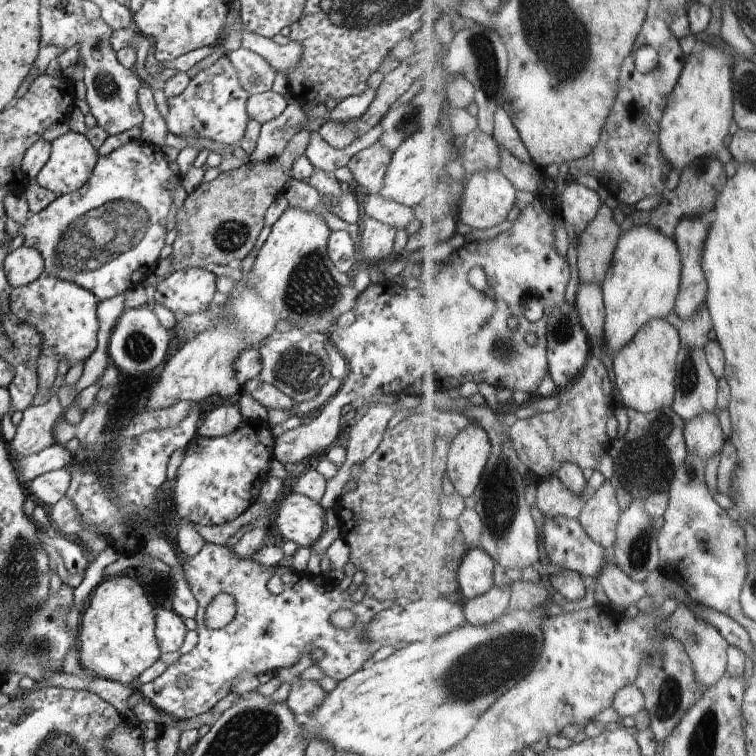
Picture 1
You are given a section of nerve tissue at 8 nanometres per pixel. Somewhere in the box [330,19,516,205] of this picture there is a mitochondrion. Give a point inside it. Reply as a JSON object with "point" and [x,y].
{"point":[483,56]}

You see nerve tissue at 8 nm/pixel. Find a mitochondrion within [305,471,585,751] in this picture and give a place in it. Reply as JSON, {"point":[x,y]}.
{"point":[482,671]}

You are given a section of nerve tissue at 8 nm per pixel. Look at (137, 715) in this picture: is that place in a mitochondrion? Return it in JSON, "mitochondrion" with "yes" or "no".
{"mitochondrion":"no"}

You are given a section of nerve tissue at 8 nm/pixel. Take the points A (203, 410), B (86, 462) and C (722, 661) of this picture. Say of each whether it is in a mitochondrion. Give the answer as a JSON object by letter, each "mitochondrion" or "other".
{"A":"other","B":"other","C":"other"}

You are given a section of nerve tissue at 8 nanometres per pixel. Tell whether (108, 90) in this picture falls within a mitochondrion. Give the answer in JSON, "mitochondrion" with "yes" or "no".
{"mitochondrion":"yes"}

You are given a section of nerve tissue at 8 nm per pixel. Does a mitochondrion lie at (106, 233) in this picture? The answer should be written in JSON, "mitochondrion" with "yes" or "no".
{"mitochondrion":"yes"}

